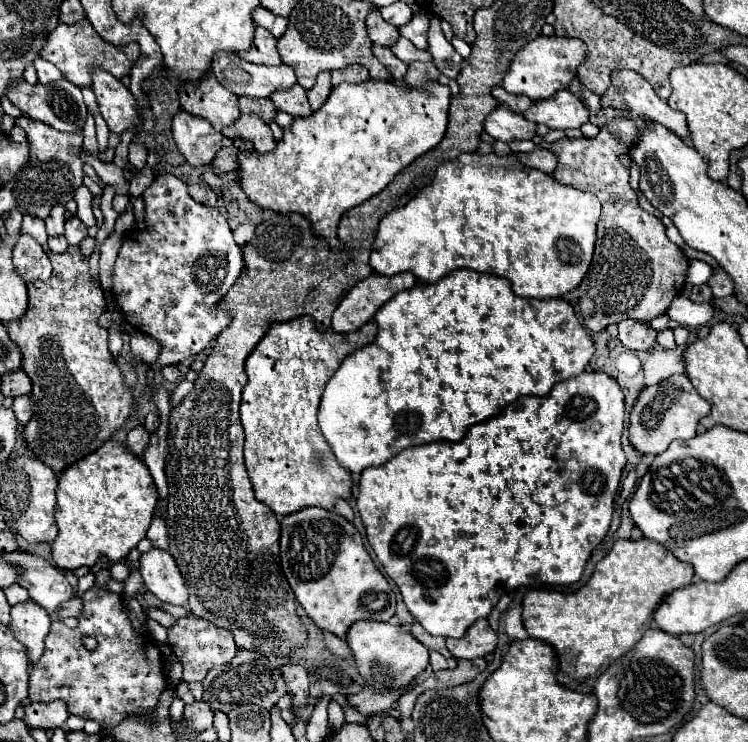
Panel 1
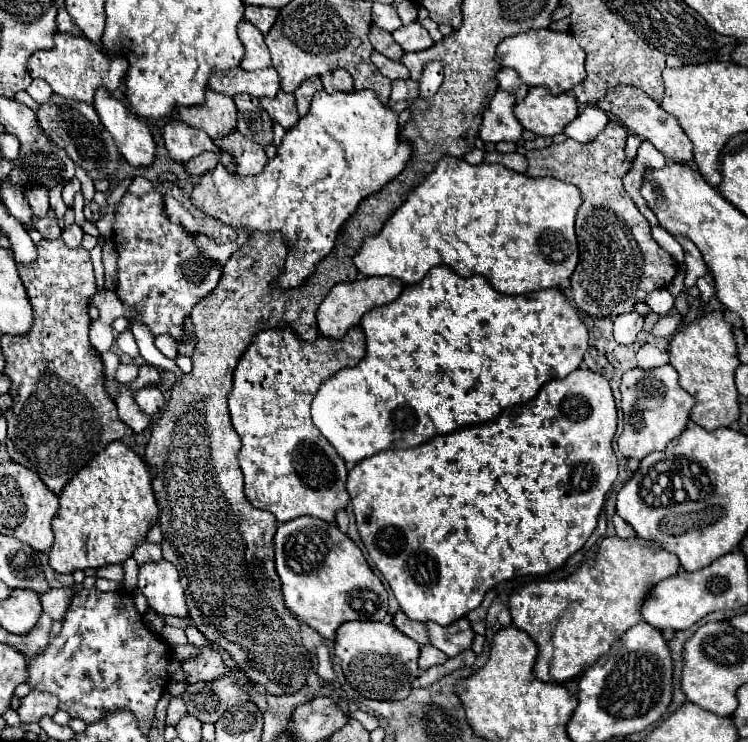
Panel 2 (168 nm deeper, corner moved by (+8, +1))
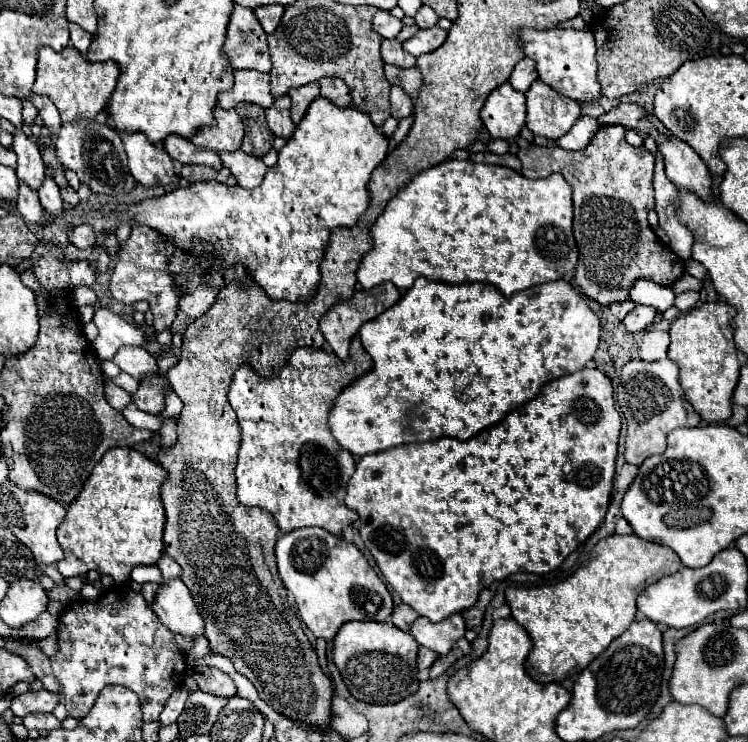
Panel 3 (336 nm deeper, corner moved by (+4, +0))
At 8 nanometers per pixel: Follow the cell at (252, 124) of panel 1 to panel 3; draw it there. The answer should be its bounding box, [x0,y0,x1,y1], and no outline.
[219,150,267,188]

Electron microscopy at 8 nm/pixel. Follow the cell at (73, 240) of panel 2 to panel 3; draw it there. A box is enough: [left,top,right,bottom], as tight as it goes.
[69,224,97,250]

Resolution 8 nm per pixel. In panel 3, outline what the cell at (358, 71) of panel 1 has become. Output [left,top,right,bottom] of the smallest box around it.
[319,78,351,108]

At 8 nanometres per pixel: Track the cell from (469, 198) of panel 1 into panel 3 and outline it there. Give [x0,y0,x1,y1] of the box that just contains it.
[357,160,577,296]

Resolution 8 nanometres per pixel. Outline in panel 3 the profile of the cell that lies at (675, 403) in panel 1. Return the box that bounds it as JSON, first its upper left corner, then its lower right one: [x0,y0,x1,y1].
[615,360,701,466]

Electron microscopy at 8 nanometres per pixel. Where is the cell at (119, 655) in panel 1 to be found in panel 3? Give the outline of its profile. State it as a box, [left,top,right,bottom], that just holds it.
[51,588,185,722]

